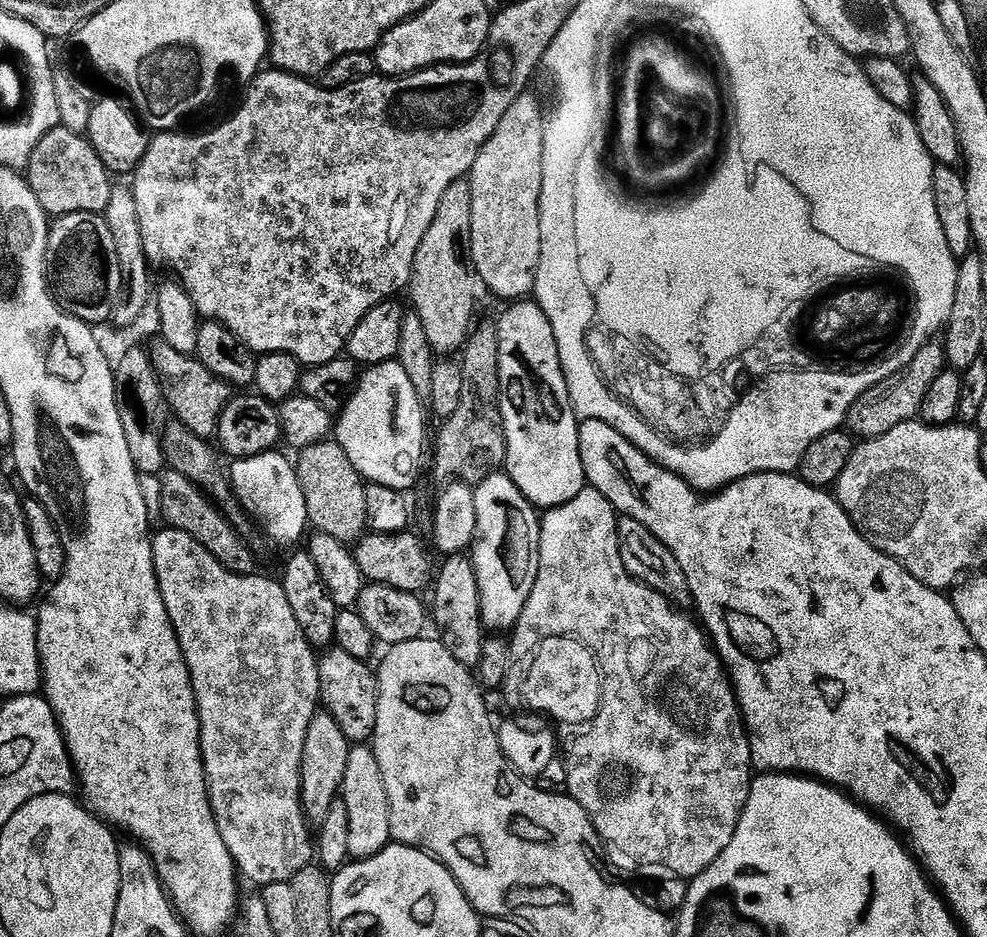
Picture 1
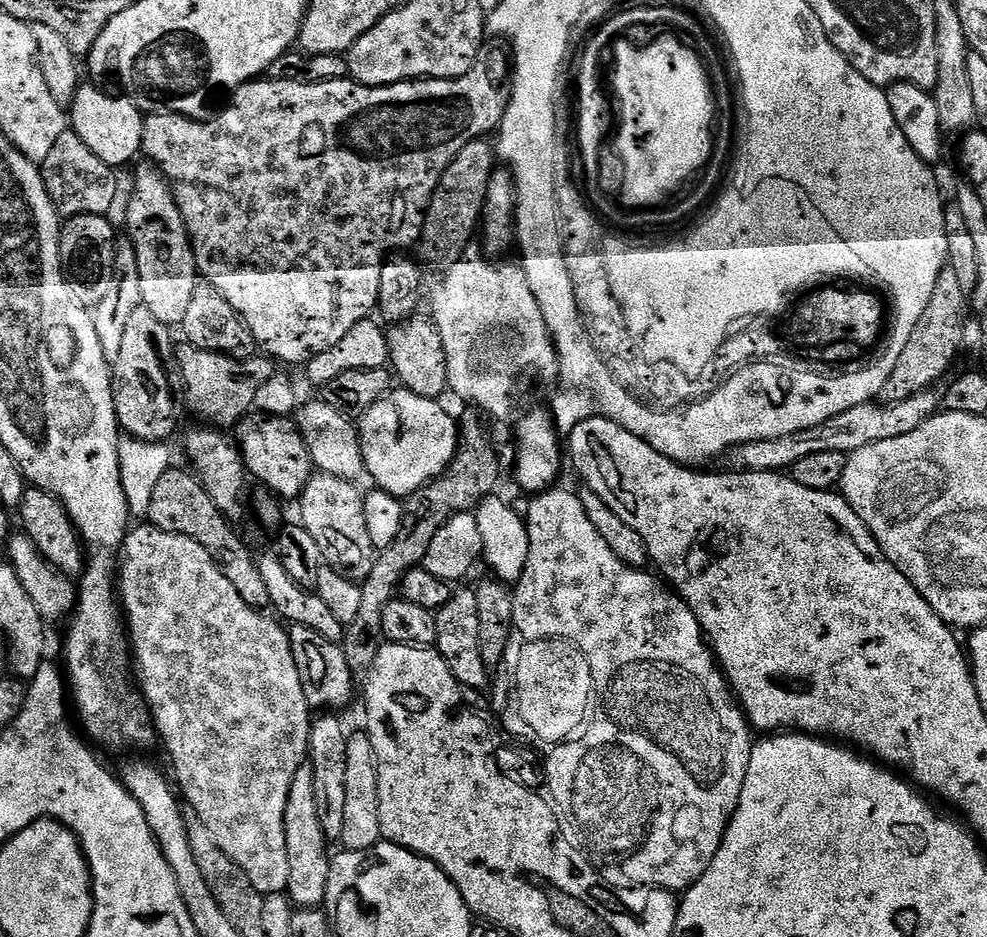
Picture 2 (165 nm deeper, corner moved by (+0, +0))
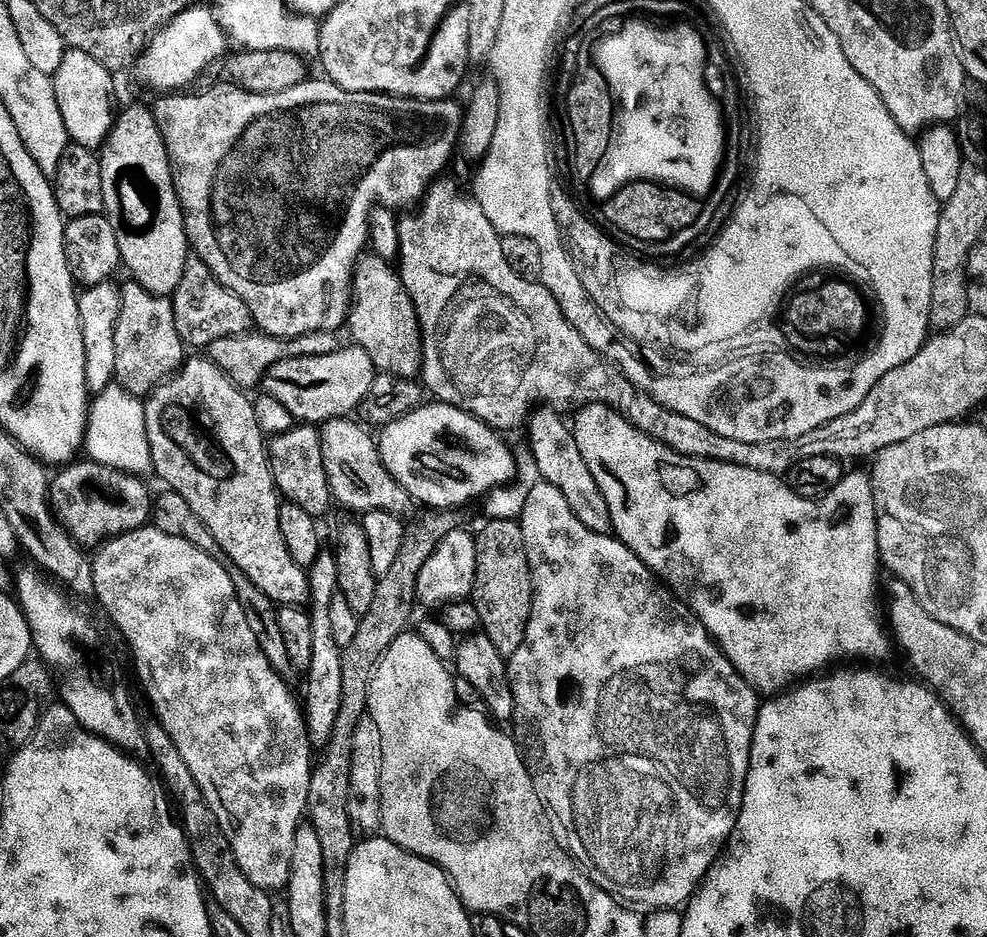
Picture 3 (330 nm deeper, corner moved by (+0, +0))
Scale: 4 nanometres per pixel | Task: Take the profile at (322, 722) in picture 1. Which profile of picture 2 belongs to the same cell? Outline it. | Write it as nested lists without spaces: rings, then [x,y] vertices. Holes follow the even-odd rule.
[[[311,763],[301,764],[292,780],[292,789],[286,802],[286,850],[290,854],[290,878],[288,879],[287,895],[291,903],[303,908],[315,908],[325,903],[328,895],[328,879],[332,869],[330,859],[330,842],[324,837],[322,822],[318,822],[318,801],[314,795],[314,770]]]

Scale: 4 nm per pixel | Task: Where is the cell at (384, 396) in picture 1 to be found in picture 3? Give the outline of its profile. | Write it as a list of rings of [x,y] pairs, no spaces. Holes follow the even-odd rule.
[[[428,402],[410,414],[389,424],[378,436],[380,456],[389,474],[405,489],[413,501],[424,503],[432,510],[456,510],[459,504],[487,497],[500,485],[506,485],[516,475],[516,453],[503,444],[501,433],[489,428],[476,416],[449,404]]]

